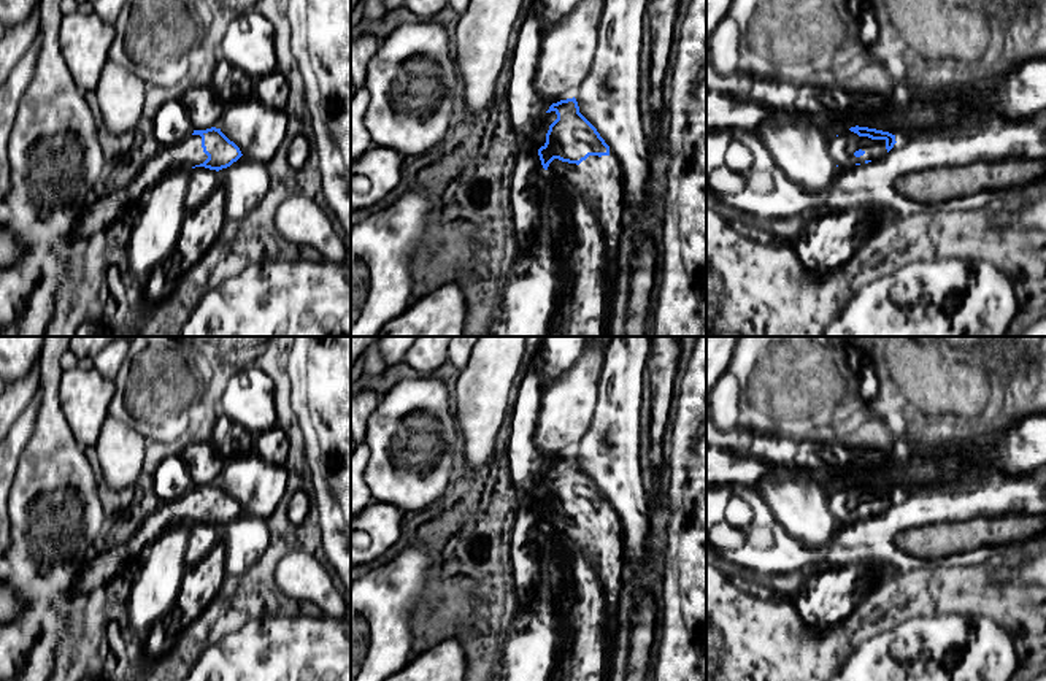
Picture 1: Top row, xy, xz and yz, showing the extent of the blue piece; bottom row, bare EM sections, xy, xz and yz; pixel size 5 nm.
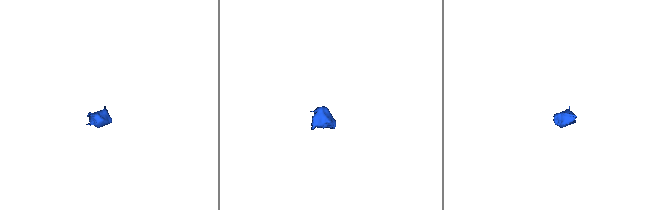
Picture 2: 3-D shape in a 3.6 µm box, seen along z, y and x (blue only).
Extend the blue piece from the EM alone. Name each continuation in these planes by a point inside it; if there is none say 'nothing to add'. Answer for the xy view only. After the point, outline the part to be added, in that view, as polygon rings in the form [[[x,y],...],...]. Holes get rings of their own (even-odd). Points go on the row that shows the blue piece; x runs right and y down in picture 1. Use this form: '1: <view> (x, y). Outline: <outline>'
1: xy (110, 207). Outline: [[[190,135],[178,144],[160,148],[160,151],[141,167],[138,176],[127,187],[102,192],[94,205],[81,208],[71,241],[89,240],[94,233],[106,230],[129,208],[138,205],[146,194],[175,168],[195,167],[206,159],[208,156],[203,152],[200,135]]]

